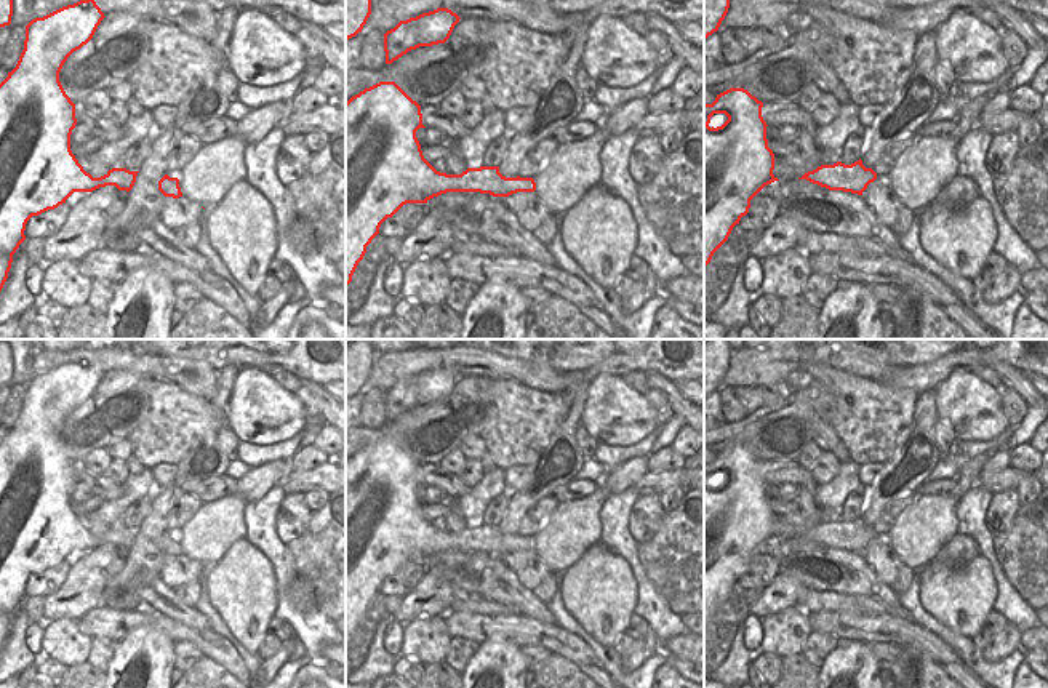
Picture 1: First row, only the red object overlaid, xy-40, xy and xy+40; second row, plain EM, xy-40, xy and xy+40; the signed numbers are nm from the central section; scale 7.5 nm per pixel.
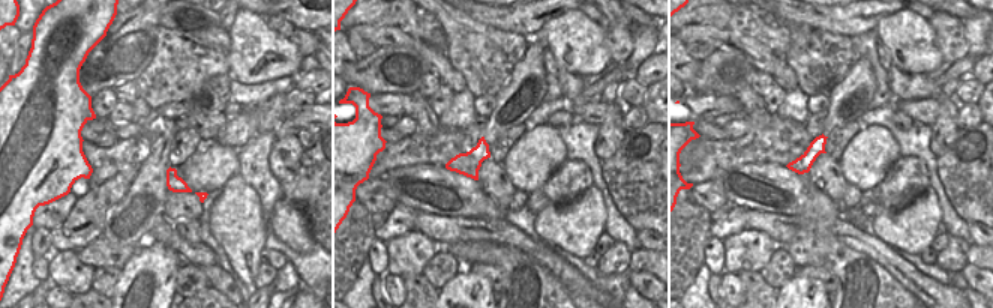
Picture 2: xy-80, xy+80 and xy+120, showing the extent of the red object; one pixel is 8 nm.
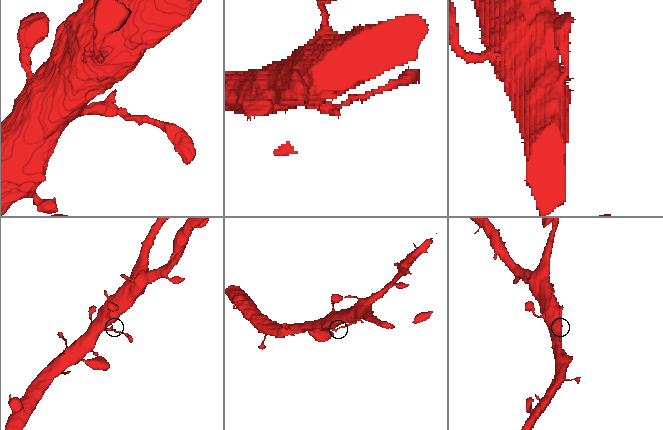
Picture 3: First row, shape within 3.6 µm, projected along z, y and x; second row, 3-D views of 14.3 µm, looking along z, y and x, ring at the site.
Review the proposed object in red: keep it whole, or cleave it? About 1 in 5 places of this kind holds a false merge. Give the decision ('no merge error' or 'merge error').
no merge error

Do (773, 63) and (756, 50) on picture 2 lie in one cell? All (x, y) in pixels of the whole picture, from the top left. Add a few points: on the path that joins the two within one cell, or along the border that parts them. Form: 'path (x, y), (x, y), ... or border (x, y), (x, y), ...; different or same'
path (768, 62), (761, 54); same

